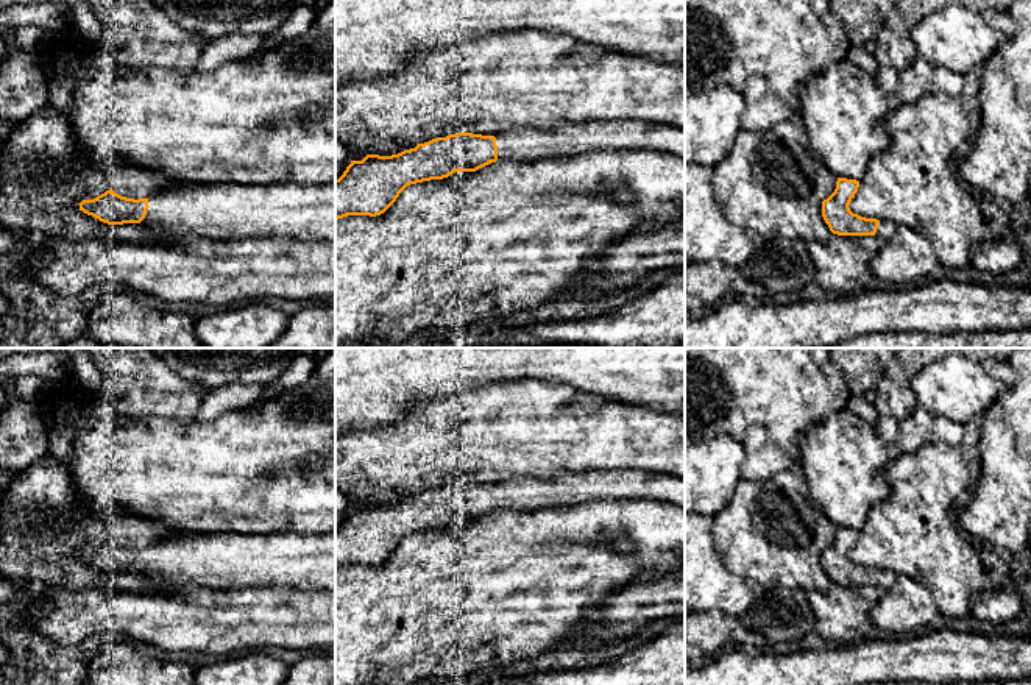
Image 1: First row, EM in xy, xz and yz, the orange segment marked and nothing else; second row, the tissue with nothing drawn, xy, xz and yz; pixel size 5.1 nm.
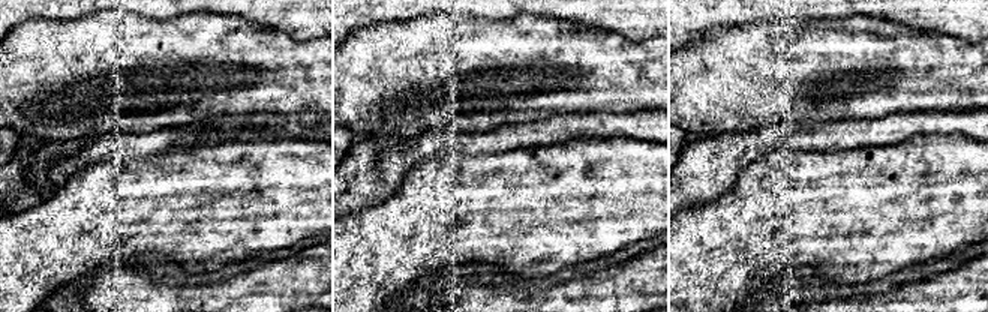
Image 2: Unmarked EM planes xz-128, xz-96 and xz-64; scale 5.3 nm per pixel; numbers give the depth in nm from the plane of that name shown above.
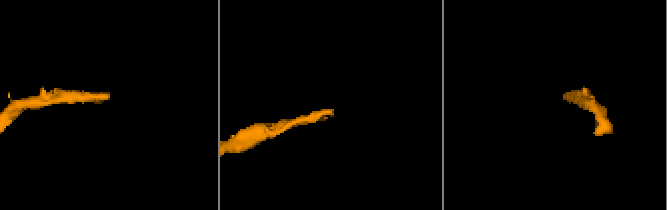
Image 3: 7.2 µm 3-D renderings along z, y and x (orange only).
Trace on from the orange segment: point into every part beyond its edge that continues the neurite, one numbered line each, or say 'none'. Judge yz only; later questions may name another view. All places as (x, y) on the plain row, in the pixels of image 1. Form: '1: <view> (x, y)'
1: yz (886, 578)

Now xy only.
1: xy (226, 560)

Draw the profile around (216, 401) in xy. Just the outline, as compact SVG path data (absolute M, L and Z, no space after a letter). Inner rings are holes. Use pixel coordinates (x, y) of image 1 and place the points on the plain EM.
M228 384L211 389L198 409L193 420L206 423L214 421L218 415L231 409L245 409L257 403L267 385L264 384Z

